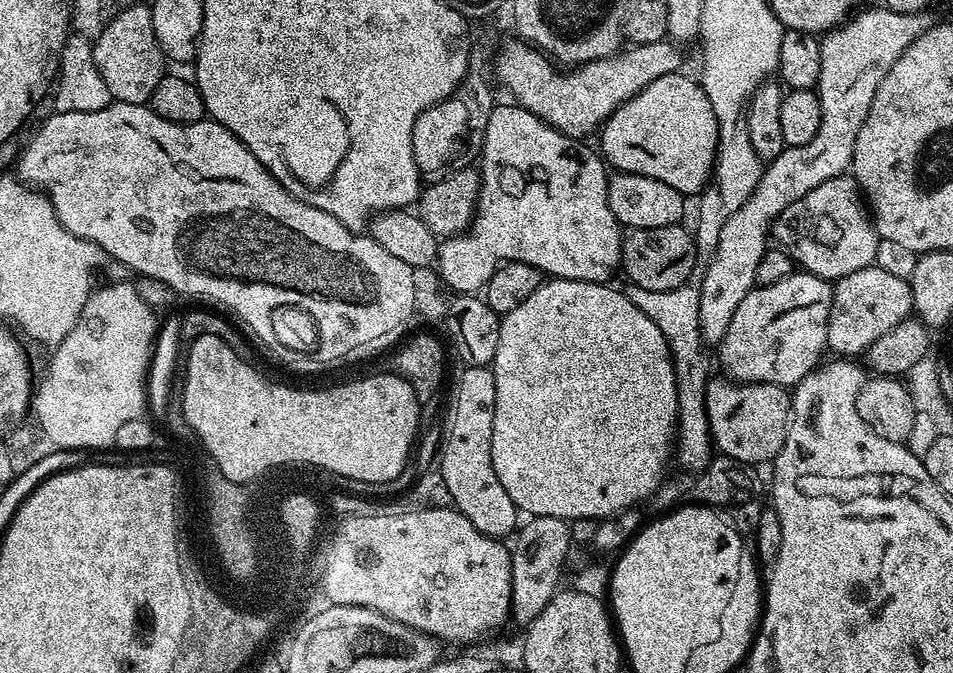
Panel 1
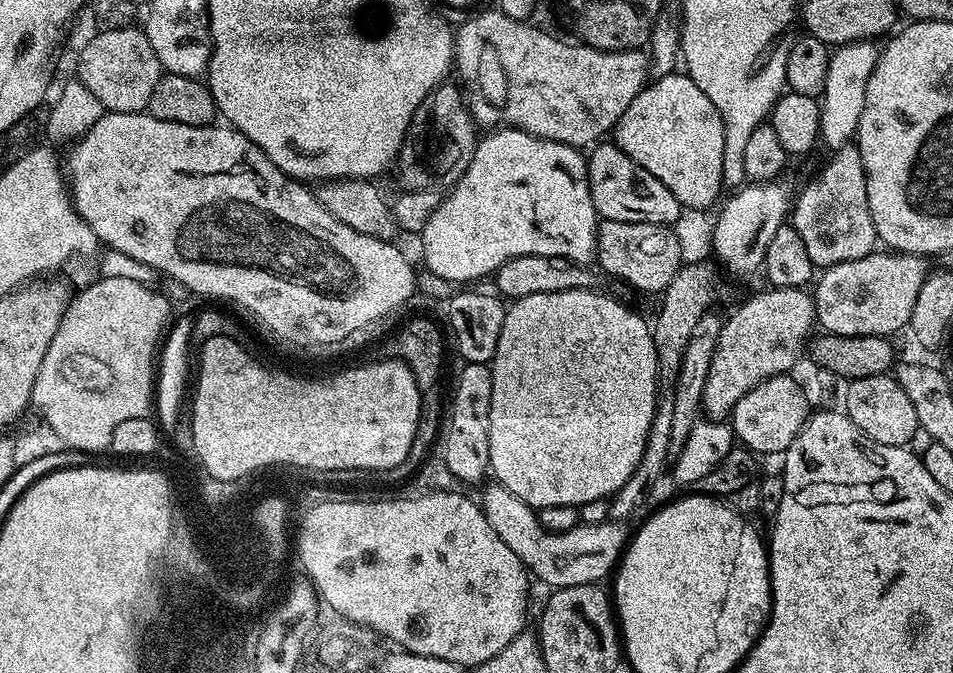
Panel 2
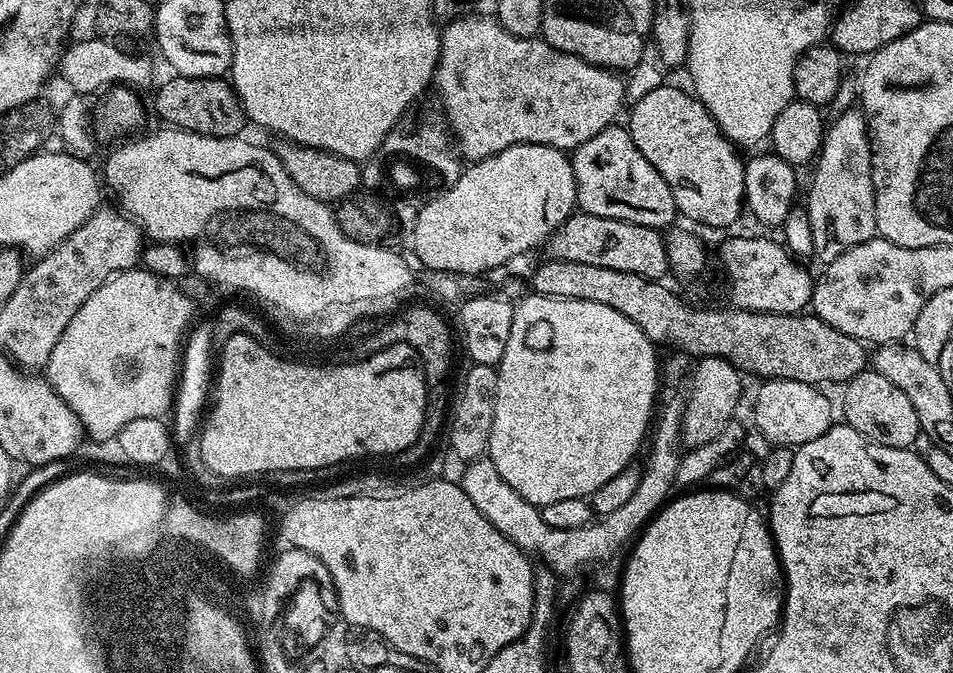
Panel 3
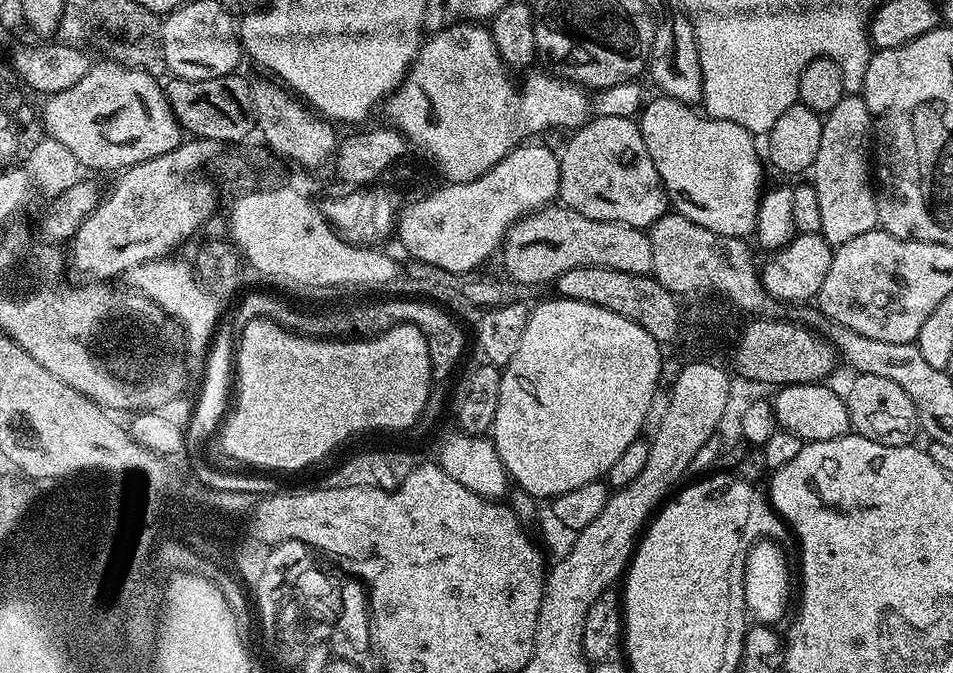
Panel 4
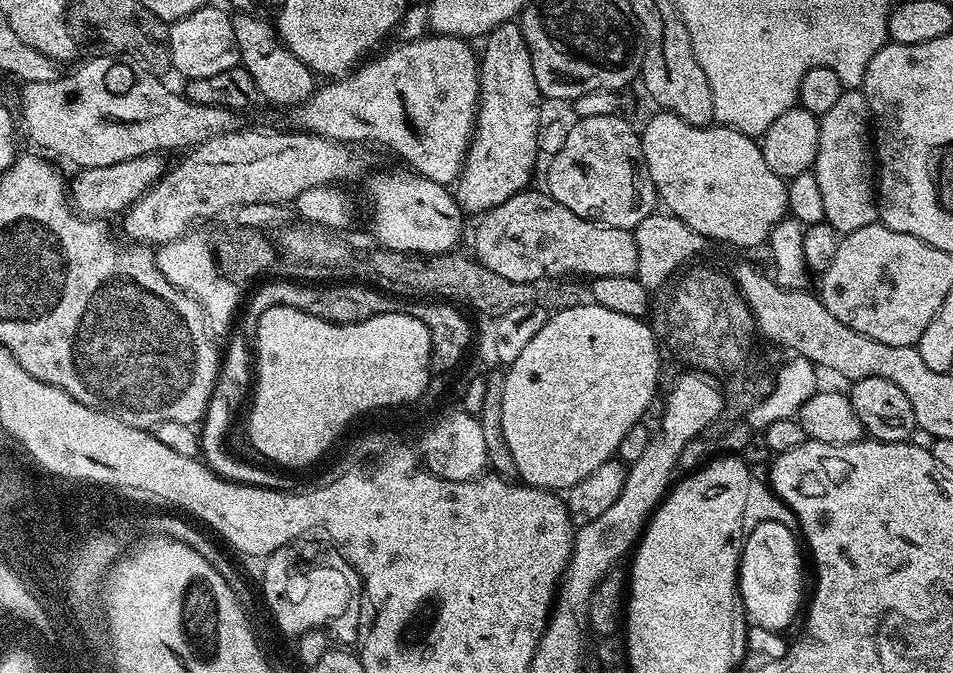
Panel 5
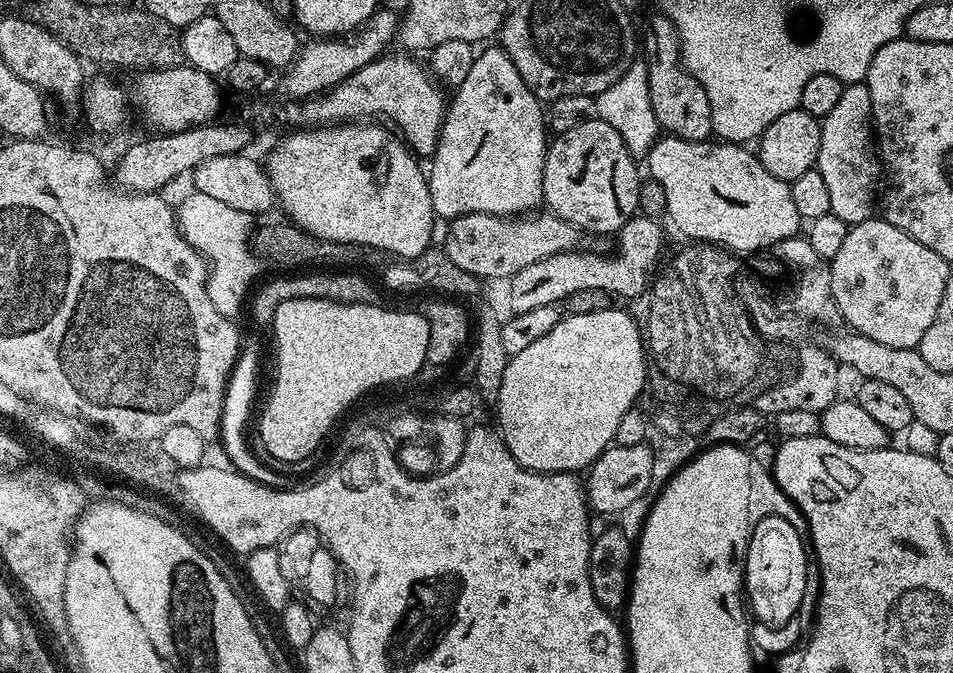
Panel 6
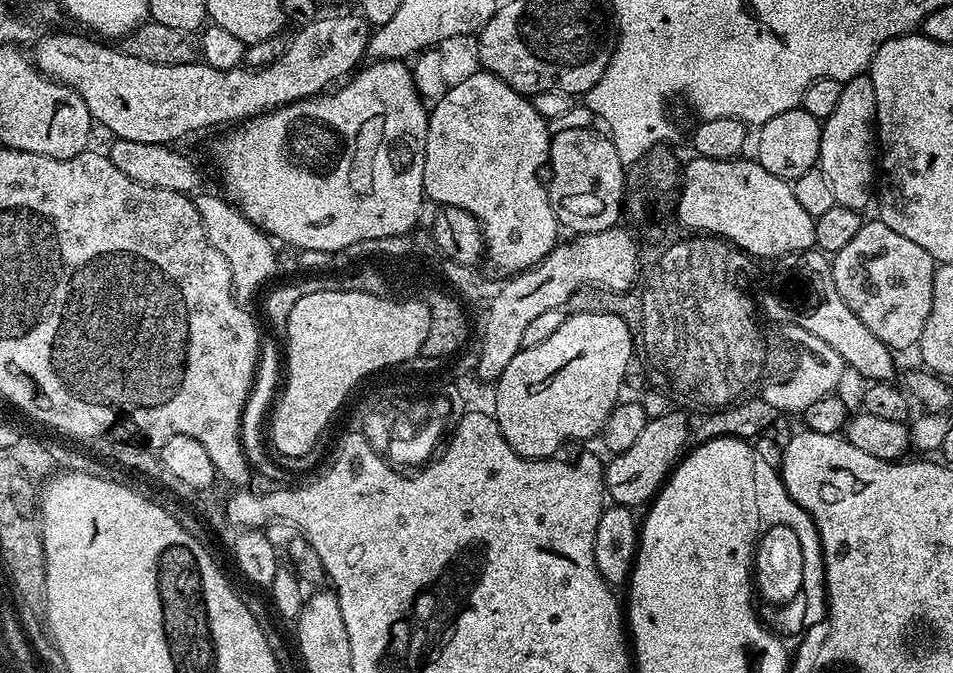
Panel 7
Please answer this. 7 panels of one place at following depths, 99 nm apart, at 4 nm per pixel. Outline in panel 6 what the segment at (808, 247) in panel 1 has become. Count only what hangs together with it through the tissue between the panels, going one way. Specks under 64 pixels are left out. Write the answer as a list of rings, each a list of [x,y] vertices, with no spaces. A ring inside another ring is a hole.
[[[867,83],[850,84],[845,87],[842,99],[834,110],[820,120],[822,142],[818,146],[816,169],[826,181],[830,194],[830,212],[849,226],[873,219],[878,208],[878,185],[882,180],[882,165],[878,145],[874,139],[870,90]]]

